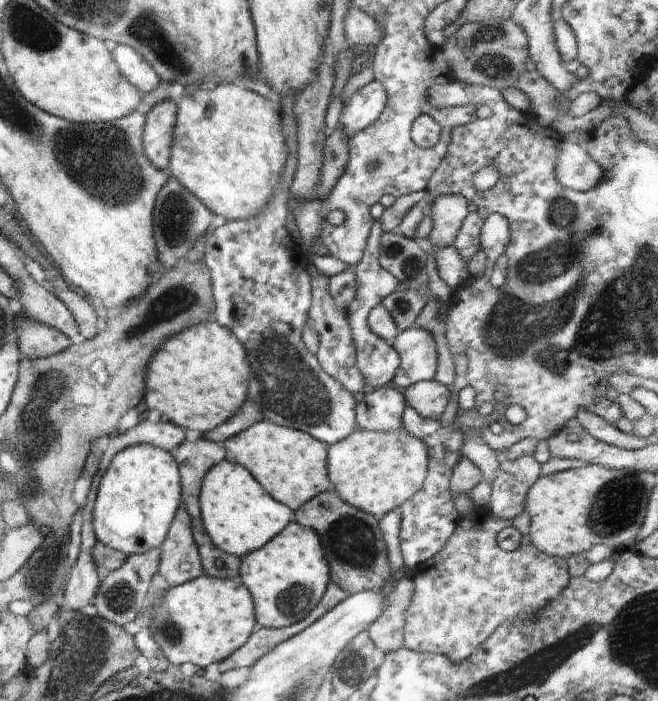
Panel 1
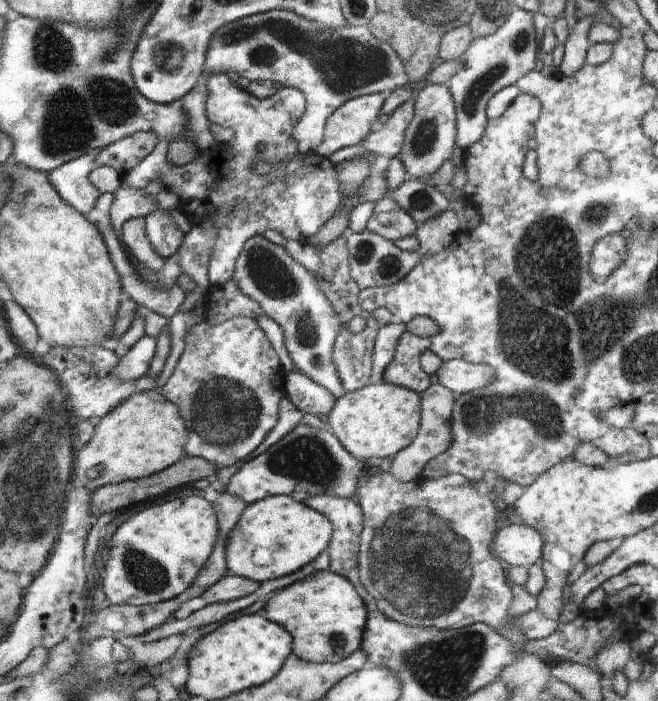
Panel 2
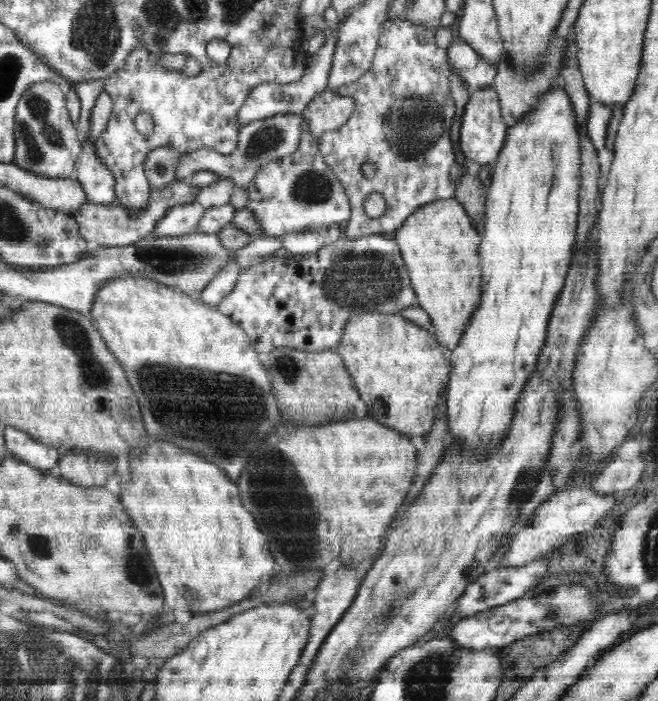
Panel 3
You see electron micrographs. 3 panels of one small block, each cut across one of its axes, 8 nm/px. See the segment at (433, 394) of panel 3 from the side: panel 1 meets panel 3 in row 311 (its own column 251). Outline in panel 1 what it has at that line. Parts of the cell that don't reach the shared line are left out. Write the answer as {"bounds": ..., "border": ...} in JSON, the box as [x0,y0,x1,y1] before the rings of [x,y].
{"bounds":[143,321,252,432],"border":[[[204,321],[181,330],[168,338],[156,354],[152,356],[148,364],[146,374],[146,388],[144,392],[143,408],[158,410],[162,420],[168,420],[176,426],[184,426],[188,430],[196,432],[210,432],[218,428],[220,424],[228,422],[244,402],[248,401],[248,380],[252,378],[248,350],[242,346],[242,342],[234,336],[234,333],[213,321]]]}

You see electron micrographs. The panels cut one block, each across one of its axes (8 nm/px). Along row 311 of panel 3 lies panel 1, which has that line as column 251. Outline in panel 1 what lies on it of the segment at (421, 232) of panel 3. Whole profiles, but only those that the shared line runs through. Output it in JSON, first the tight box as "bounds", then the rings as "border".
{"bounds":[223,420,333,513],"border":[[[266,420],[255,422],[248,430],[227,438],[223,446],[226,450],[225,460],[244,466],[272,498],[288,506],[294,513],[314,496],[333,487],[328,478],[327,444],[295,428]]]}

